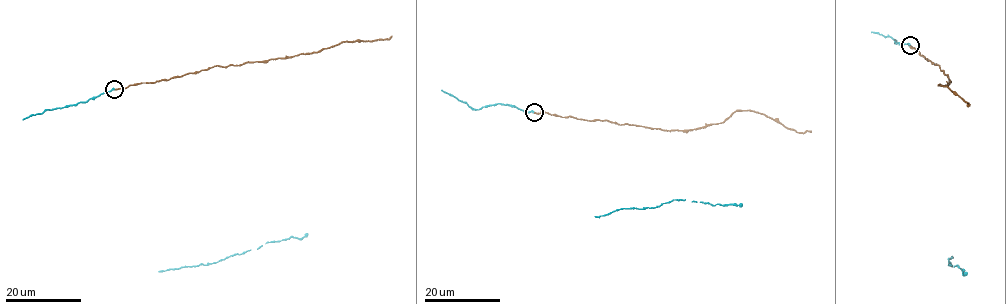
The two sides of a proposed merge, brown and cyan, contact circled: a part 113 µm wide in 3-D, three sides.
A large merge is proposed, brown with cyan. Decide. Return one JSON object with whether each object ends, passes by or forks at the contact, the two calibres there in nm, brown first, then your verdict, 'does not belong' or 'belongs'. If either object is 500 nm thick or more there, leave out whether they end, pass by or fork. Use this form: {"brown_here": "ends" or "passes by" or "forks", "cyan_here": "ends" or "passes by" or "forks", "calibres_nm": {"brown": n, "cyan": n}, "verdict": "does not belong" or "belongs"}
{"brown_here": "ends", "cyan_here": "ends", "calibres_nm": {"brown": 200, "cyan": 320}, "verdict": "belongs"}

